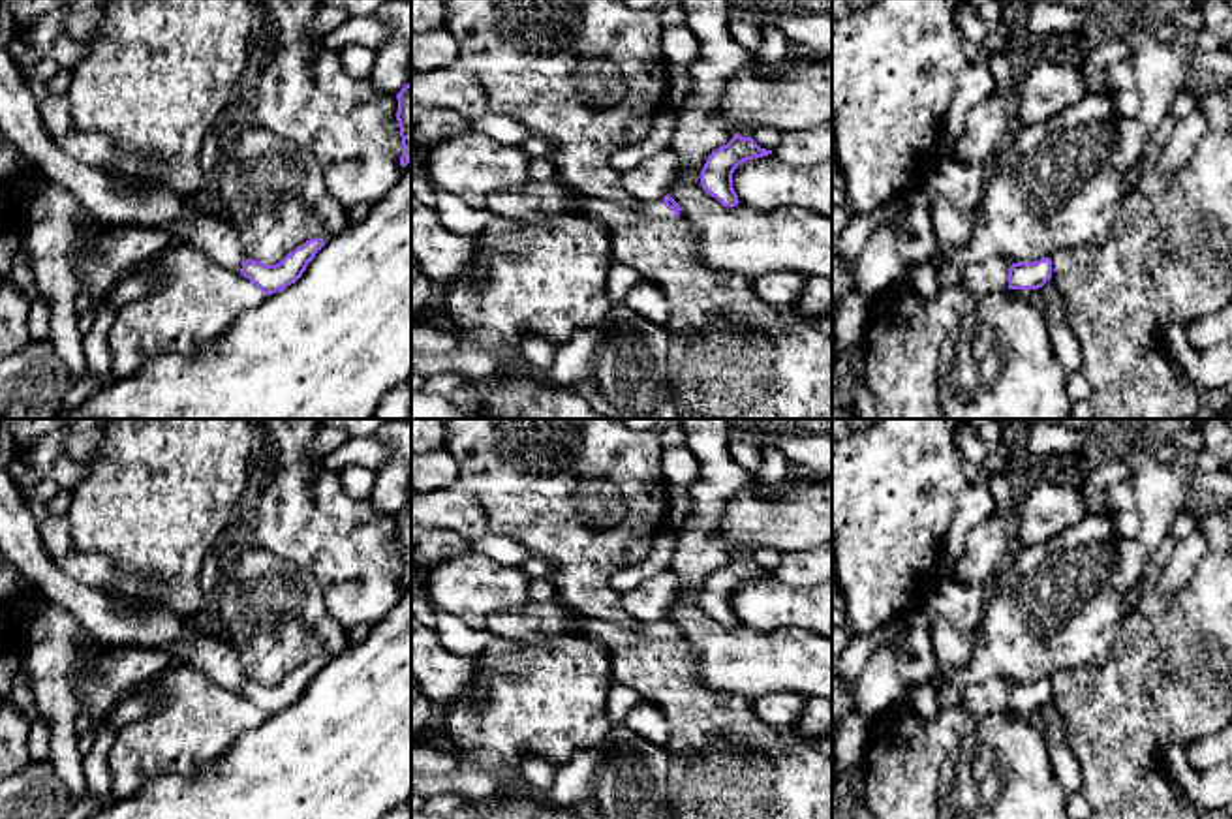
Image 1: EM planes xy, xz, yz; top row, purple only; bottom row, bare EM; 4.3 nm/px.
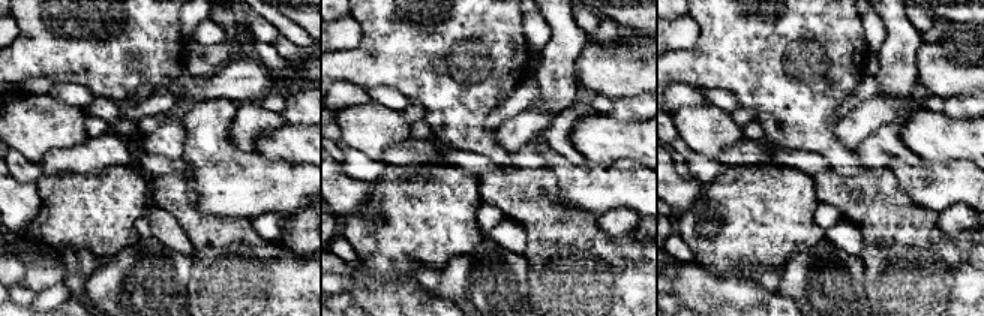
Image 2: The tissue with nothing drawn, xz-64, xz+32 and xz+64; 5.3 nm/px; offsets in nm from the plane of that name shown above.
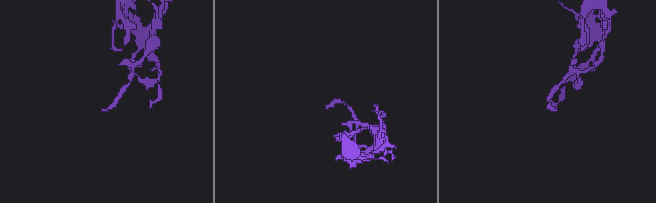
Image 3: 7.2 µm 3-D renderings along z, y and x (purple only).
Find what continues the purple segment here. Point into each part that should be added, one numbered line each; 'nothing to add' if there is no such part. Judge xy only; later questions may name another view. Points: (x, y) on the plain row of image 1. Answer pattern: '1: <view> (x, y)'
nothing to add

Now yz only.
nothing to add

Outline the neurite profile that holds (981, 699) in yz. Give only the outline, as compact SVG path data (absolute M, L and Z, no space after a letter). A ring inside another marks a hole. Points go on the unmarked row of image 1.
M990 678L982 684L973 684L963 689L962 706L977 721L990 714L1009 710L1010 682L1005 678Z

